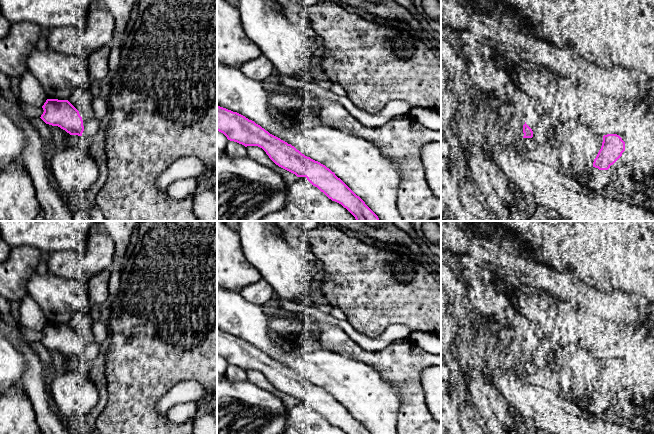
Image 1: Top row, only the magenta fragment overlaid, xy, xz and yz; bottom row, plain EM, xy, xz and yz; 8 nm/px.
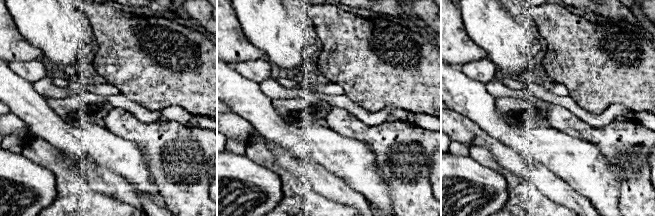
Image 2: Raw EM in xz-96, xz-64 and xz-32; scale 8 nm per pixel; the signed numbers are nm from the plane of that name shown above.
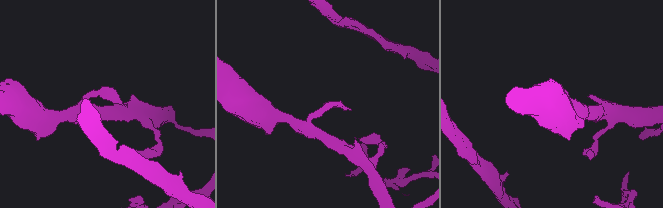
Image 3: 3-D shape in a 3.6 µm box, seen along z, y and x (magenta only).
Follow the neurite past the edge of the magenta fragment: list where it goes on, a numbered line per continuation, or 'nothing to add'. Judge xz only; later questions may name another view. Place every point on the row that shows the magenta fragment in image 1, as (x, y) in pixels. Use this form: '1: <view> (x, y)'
nothing to add

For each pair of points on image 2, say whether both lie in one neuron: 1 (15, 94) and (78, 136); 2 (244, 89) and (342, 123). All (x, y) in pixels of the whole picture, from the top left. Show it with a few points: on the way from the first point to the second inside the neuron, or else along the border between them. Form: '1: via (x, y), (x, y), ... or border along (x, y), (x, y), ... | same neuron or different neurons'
1: via (31, 108), (49, 126), (62, 135) | same neuron
2: border along (324, 123), (344, 136) | different neurons

